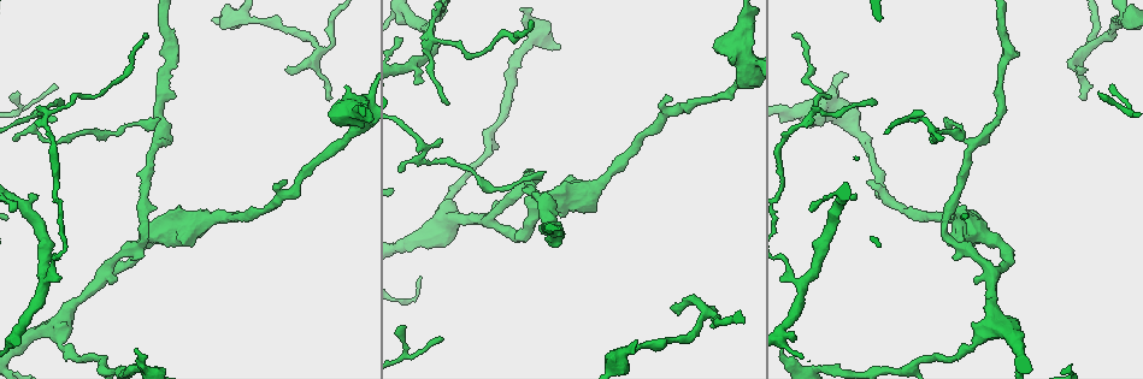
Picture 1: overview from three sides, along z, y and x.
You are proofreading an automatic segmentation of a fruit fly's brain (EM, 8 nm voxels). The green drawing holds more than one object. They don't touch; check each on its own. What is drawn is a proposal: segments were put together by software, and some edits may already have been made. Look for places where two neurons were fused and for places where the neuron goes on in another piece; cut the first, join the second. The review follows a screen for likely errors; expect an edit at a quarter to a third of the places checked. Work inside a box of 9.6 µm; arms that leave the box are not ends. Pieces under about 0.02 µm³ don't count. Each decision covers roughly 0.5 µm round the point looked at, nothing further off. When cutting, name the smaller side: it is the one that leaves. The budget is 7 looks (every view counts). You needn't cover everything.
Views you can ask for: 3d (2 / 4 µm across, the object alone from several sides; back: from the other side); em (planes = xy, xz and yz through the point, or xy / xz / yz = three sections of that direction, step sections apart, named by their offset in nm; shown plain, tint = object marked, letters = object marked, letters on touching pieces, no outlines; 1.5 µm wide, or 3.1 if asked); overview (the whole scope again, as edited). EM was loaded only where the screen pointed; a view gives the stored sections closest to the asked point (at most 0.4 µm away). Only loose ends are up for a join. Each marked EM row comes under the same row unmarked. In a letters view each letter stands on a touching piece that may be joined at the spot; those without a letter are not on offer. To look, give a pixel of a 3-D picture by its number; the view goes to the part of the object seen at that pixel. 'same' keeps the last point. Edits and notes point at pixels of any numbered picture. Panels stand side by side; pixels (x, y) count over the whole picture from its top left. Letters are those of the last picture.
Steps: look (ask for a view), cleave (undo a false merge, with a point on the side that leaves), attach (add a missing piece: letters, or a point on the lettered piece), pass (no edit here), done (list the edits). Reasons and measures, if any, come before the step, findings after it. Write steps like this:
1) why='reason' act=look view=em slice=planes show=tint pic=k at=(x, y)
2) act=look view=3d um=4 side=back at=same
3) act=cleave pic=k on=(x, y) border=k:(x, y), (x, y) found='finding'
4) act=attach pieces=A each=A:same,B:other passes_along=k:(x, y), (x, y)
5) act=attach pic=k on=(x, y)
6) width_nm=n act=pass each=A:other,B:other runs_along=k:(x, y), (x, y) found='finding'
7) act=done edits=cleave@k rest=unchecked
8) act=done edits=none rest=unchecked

why='thin end' act=look view=em slice=planes show=letters pic=1 at=(1083, 100)

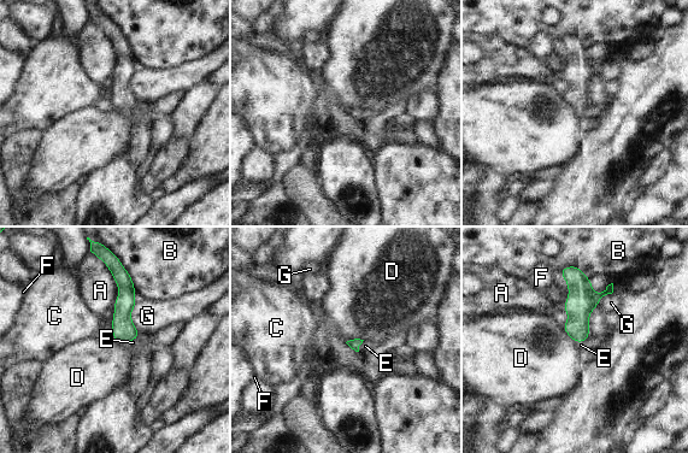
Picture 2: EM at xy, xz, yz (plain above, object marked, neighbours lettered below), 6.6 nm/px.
act=attach pieces=E each=A:other,B:other,C:other,D:other,E:same,F:other,G:other passes_along=2:(354, 343), (359, 345), (365, 346) found='the neuron continues'

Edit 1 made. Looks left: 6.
why='tapers out' act=look view=em slice=yz step=4 show=letters pic=1 at=(448, 105)

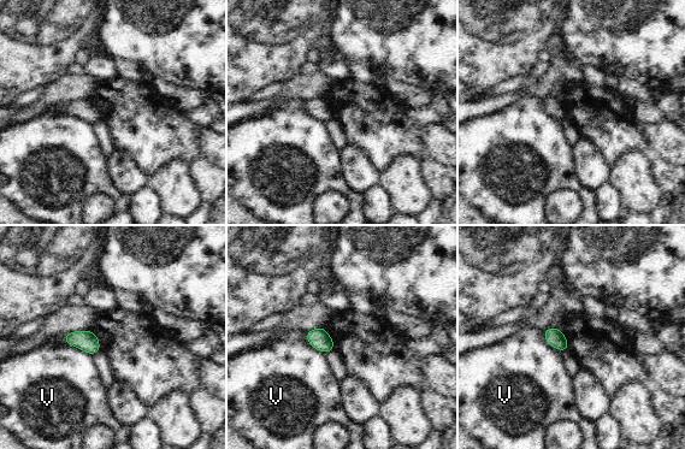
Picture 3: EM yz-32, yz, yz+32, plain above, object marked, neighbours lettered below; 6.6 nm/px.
act=look view=em slice=planes show=letters at=same

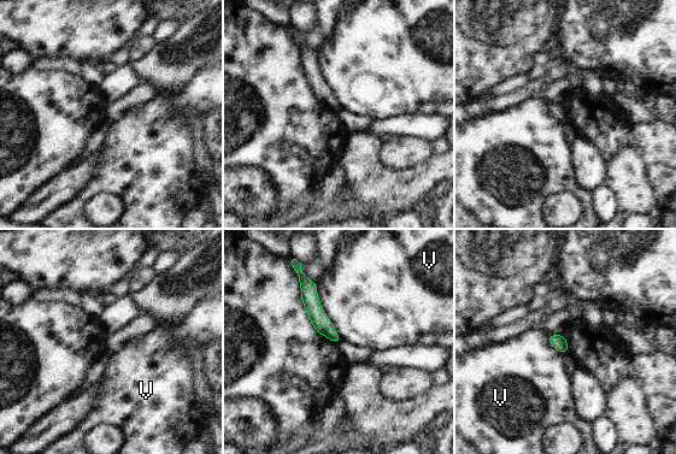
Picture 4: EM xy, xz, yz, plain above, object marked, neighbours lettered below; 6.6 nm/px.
longest_contact=V:420nm act=pass each=V:other border=4:(316, 284), (319, 305), (341, 340) found='no lettered piece goes on from it'

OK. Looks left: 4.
act=look view=em slice=planes show=letters pic=1 at=(966, 350)

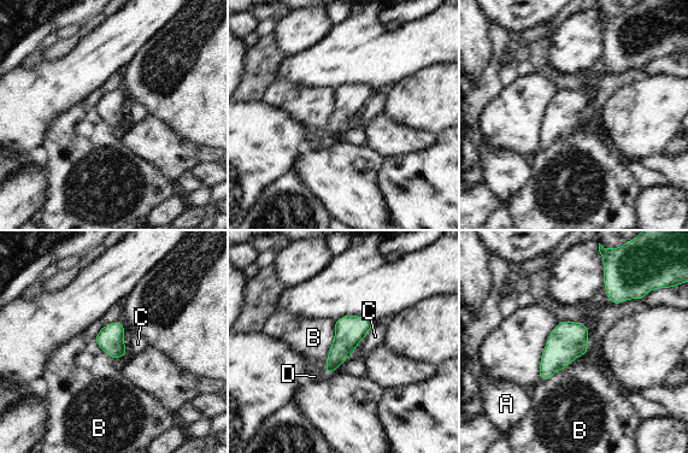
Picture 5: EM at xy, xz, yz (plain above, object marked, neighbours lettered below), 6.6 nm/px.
longest_contact=B:360nm act=pass each=A:other,B:other,C:other,D:other border=5:(335, 321), (325, 374) found='one neuron here'

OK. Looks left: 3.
act=done edits=attach@2 rest=unchecked

